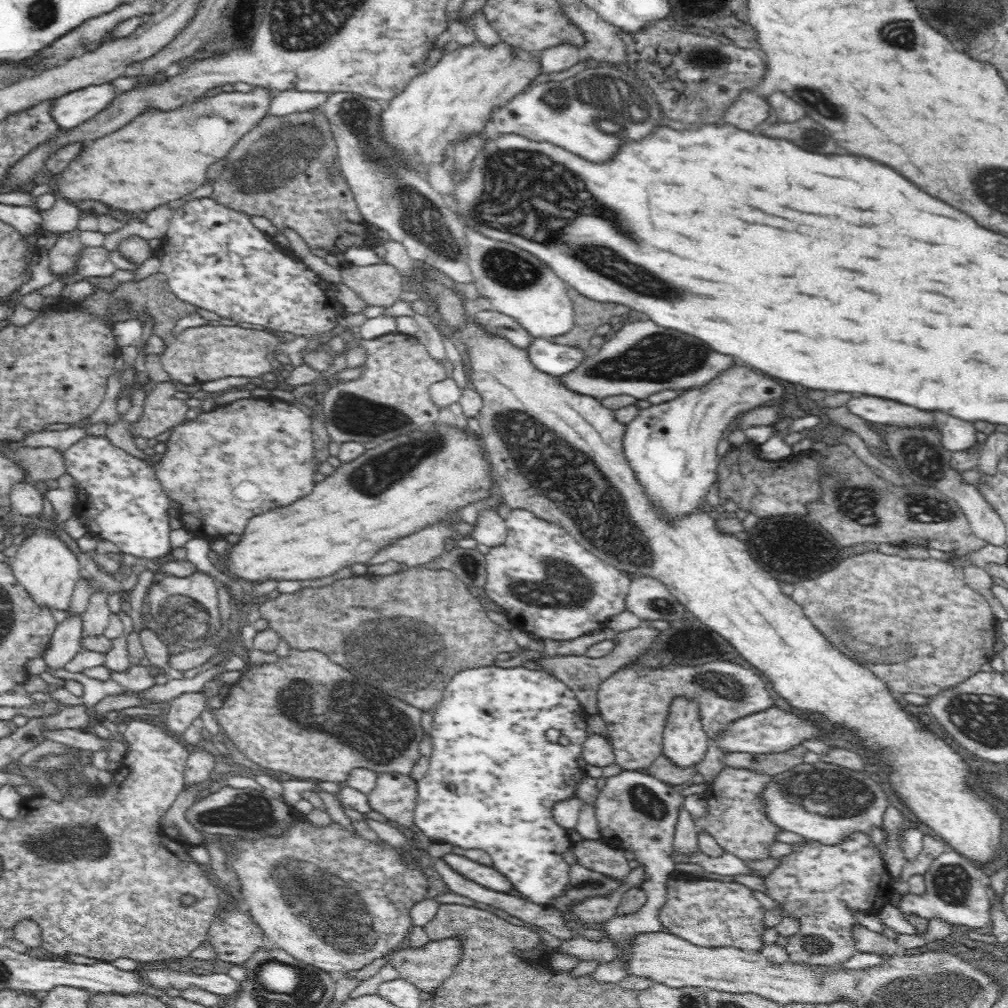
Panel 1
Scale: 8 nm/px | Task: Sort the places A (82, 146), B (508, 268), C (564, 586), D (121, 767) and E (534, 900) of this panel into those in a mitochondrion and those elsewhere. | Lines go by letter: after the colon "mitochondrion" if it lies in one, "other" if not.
A: other
B: mitochondrion
C: mitochondrion
D: other
E: other

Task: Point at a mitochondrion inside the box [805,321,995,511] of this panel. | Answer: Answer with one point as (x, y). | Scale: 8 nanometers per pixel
(921, 454)

